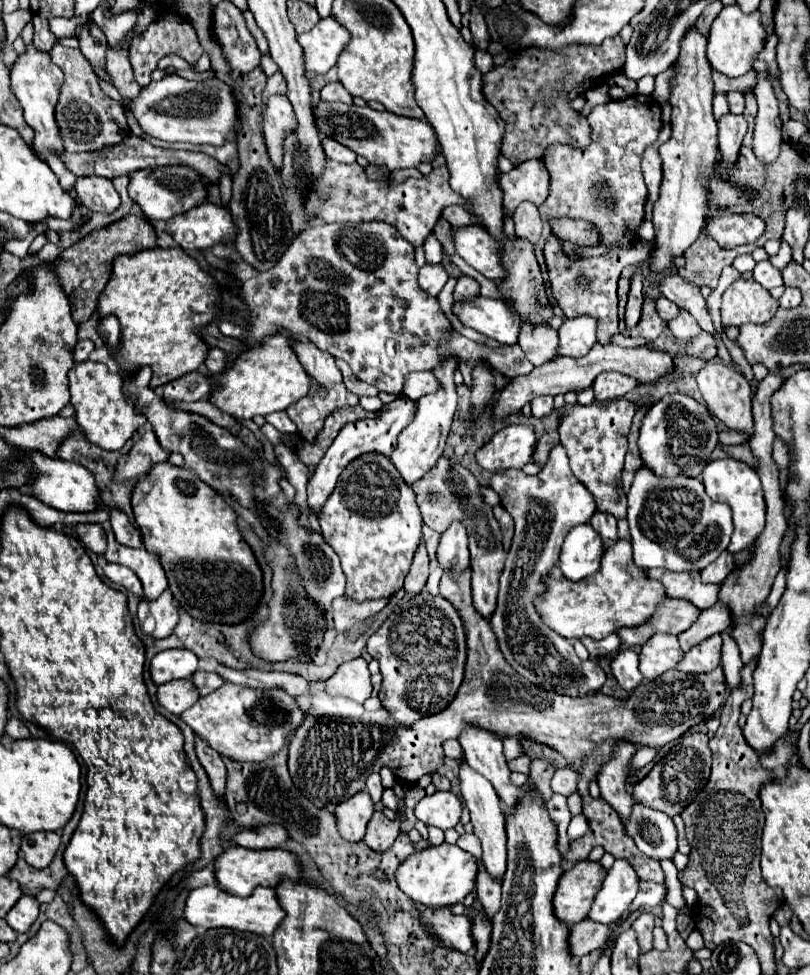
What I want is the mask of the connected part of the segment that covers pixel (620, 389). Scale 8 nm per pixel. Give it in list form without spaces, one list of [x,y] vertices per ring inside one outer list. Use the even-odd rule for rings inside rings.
[[[603,371],[595,383],[593,383],[593,391],[595,391],[595,401],[611,401],[611,399],[619,399],[625,393],[629,393],[631,389],[637,387],[637,381],[629,375],[617,373],[617,371]]]

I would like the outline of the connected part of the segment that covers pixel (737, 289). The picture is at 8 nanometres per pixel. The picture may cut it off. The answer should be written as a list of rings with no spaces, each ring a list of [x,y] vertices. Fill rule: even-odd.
[[[739,277],[723,293],[721,319],[725,325],[745,325],[745,323],[767,323],[779,303],[753,279]]]

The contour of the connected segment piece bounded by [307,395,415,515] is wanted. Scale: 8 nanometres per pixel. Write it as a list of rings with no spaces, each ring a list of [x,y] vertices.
[[[397,397],[393,403],[385,405],[375,419],[361,419],[361,421],[355,421],[355,423],[349,423],[345,425],[337,439],[333,441],[333,445],[327,449],[325,457],[319,461],[317,465],[317,471],[315,475],[311,477],[309,485],[307,485],[307,493],[309,493],[309,507],[315,511],[315,515],[321,513],[327,497],[331,495],[331,491],[335,489],[335,483],[341,475],[341,471],[345,469],[347,463],[351,463],[353,459],[357,459],[359,455],[363,453],[383,453],[383,455],[389,455],[395,445],[397,445],[397,437],[399,433],[403,431],[403,427],[409,425],[409,421],[413,419],[415,415],[415,401],[409,401],[407,397]]]

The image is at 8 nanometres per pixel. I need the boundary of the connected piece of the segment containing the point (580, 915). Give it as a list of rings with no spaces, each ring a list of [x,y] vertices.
[[[579,861],[559,879],[553,905],[555,917],[567,925],[579,923],[587,917],[595,893],[603,885],[607,871],[593,861]]]

